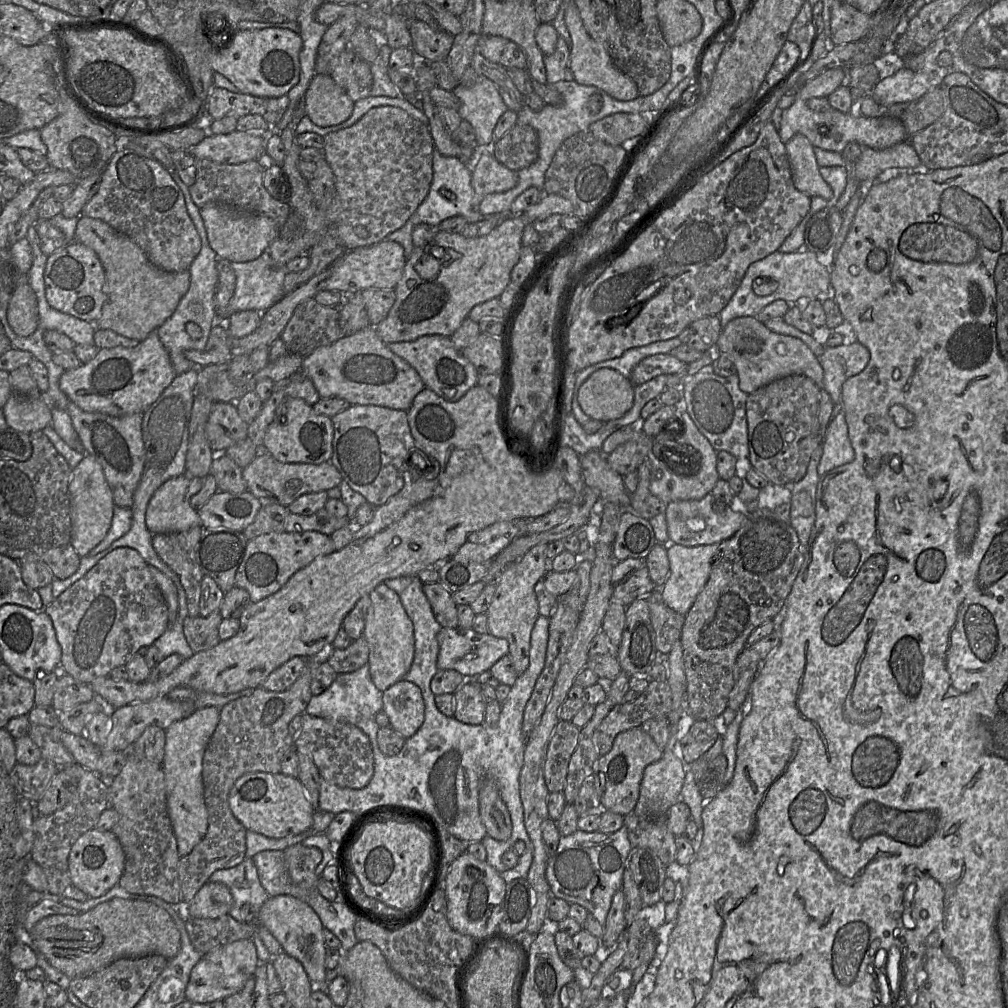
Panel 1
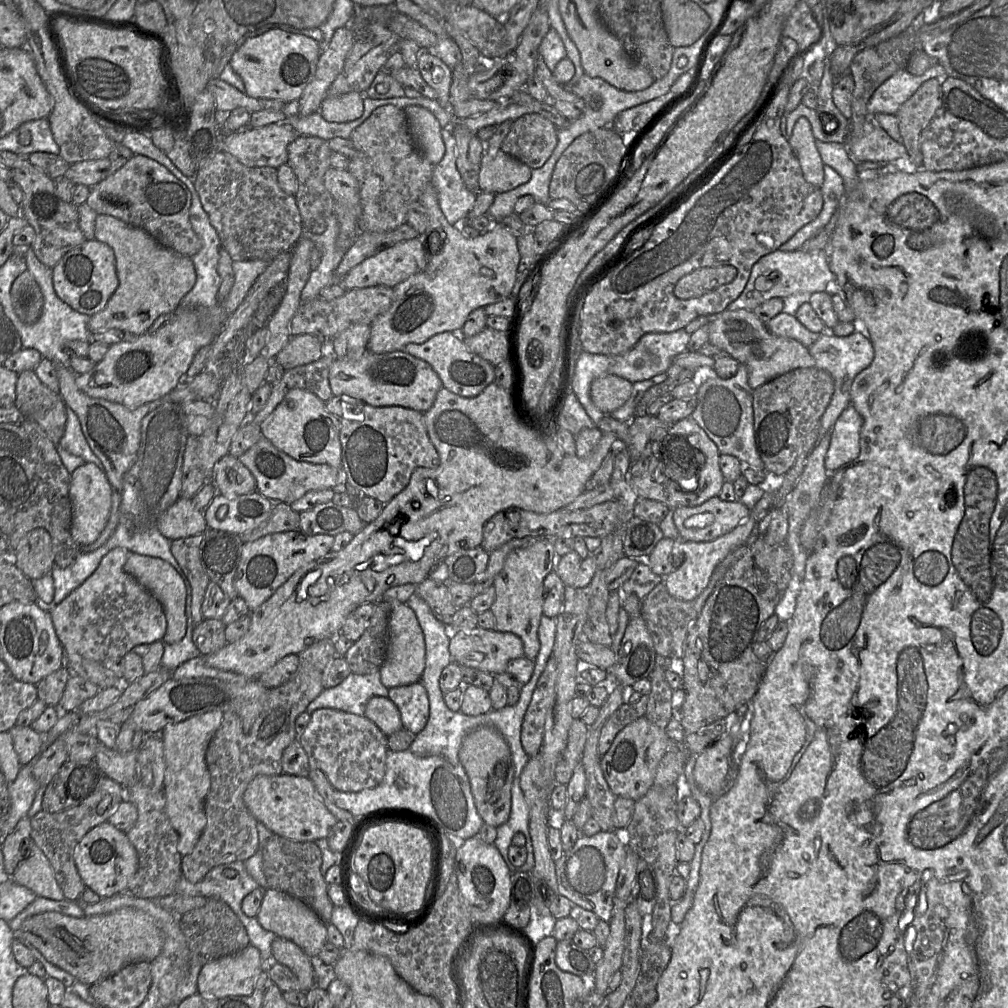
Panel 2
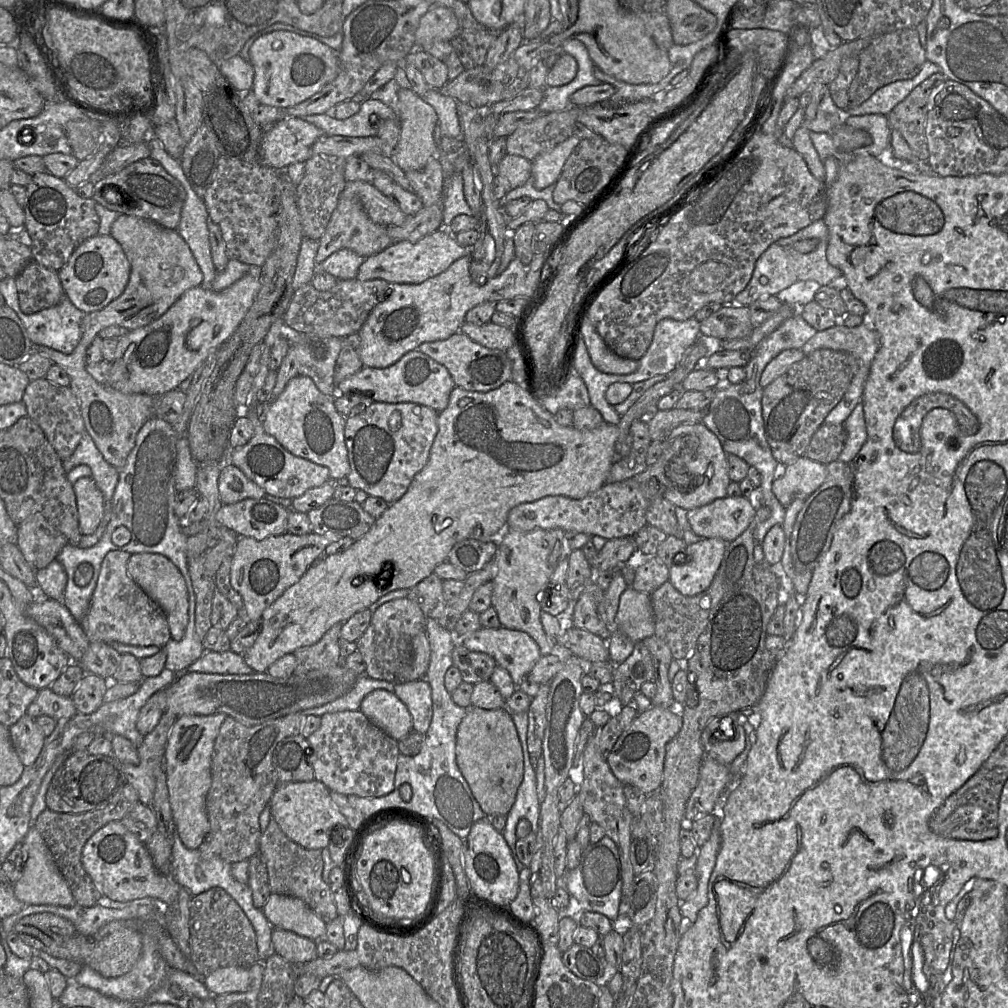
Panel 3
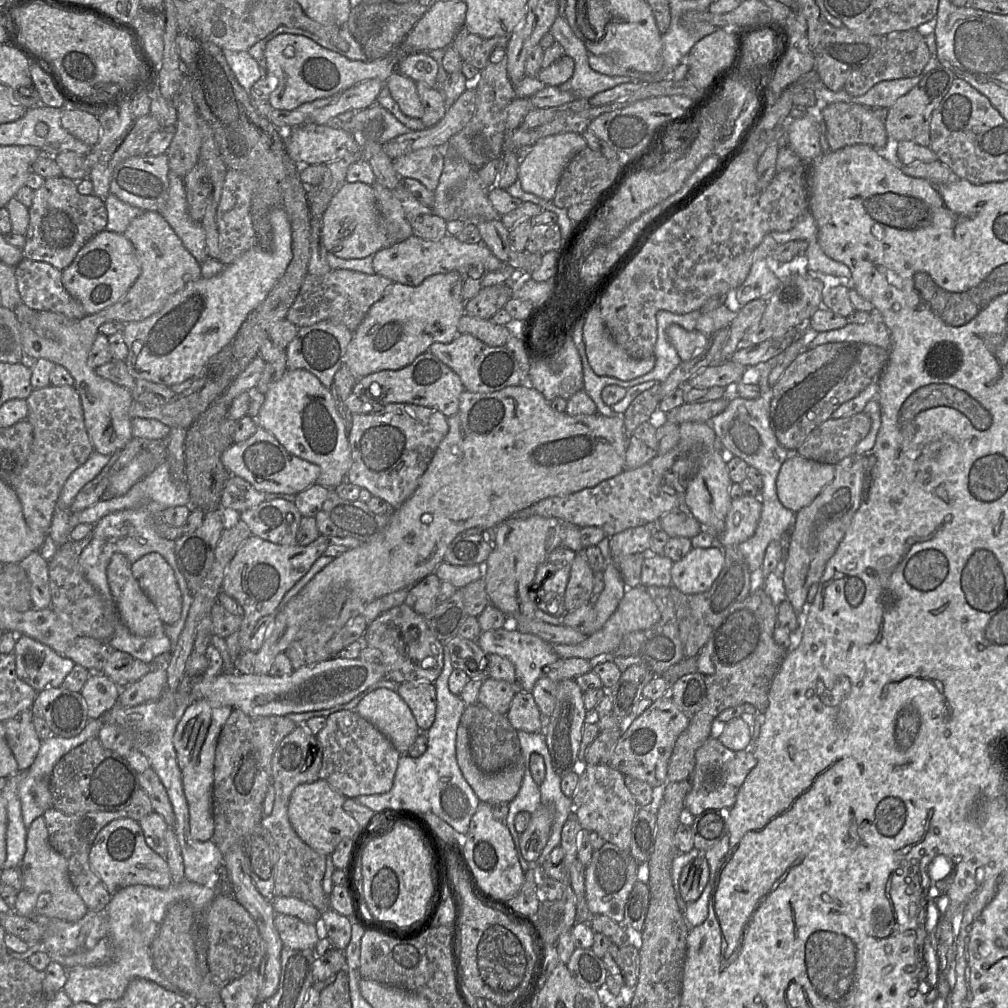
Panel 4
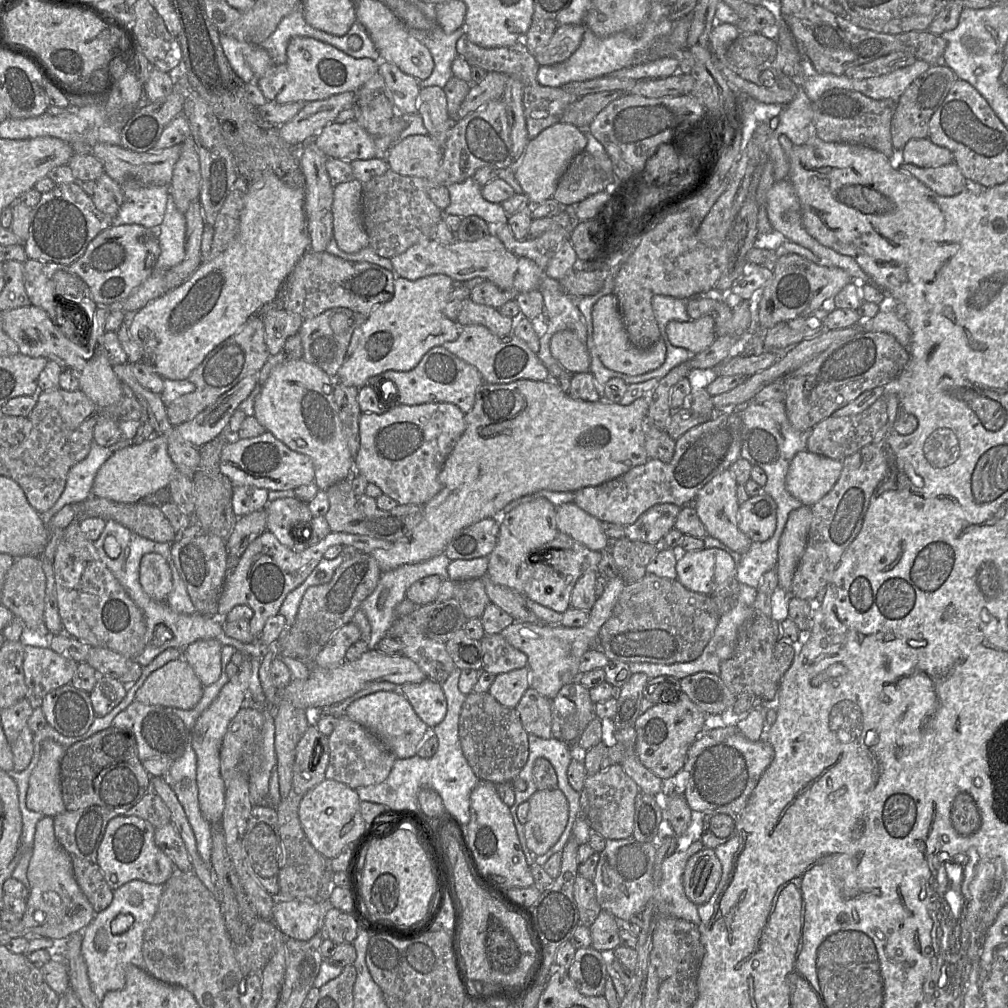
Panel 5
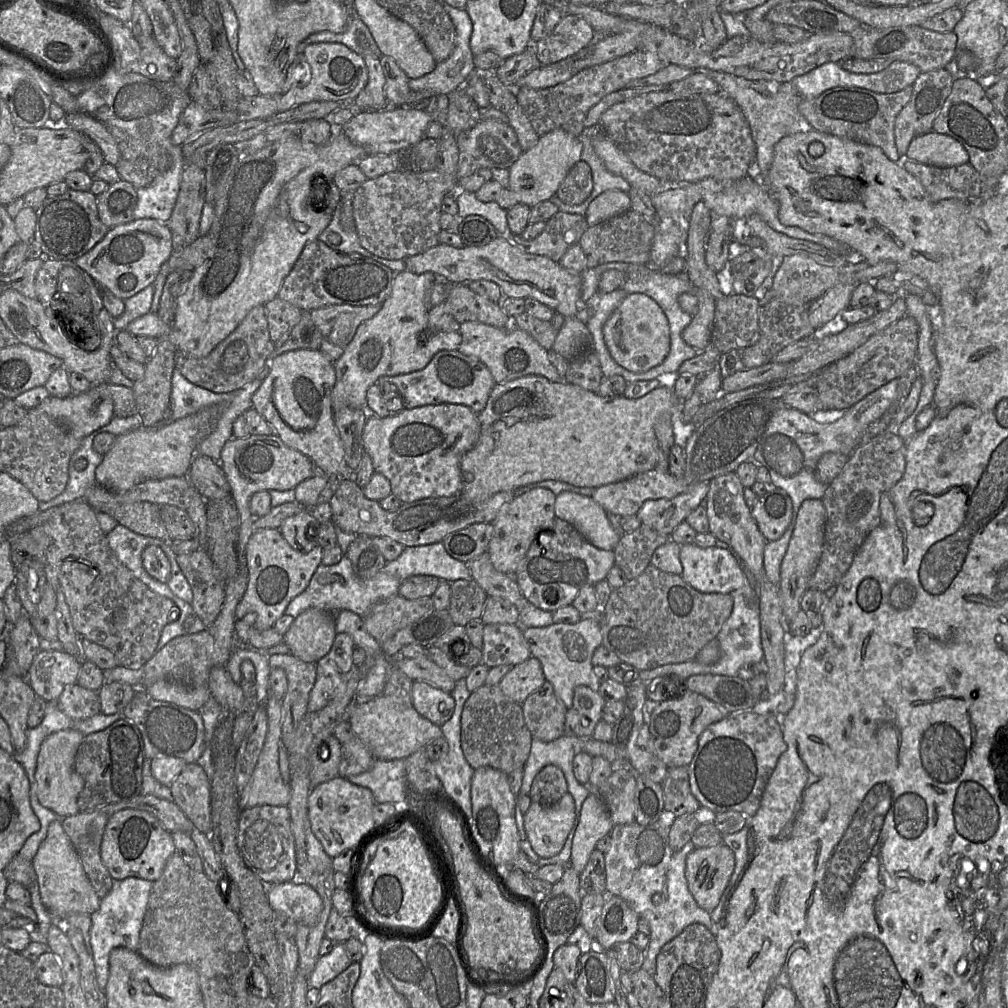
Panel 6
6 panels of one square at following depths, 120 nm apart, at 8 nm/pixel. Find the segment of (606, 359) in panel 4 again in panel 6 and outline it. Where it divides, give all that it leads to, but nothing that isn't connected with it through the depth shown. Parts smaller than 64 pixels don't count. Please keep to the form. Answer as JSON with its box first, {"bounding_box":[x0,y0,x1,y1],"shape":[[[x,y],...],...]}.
{"bounding_box":[603,294,670,373],"shape":[[[629,294],[603,326],[603,338],[613,360],[633,373],[647,372],[661,364],[670,350],[667,317],[660,306],[645,294]]]}

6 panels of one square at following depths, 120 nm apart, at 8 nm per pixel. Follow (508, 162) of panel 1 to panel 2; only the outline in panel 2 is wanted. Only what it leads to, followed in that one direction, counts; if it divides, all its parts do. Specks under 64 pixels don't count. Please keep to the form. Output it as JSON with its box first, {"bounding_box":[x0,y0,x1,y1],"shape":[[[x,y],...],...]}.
{"bounding_box":[500,113,558,169],"shape":[[[528,113],[513,121],[500,150],[531,169],[537,169],[554,151],[558,141],[557,131],[550,120]]]}

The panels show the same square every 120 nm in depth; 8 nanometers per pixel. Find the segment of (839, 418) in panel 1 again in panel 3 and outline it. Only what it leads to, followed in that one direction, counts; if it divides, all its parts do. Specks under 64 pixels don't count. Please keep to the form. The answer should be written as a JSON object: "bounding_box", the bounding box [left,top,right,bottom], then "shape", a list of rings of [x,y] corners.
{"bounding_box":[838,403,867,464],"shape":[[[862,403],[856,405],[850,416],[842,425],[847,432],[847,439],[838,457],[838,461],[848,464],[857,456],[867,439]]]}

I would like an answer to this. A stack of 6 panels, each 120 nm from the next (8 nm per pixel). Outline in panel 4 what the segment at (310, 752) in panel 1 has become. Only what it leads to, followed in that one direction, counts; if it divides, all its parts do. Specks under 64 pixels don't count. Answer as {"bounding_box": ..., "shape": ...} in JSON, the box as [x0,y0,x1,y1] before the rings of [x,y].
{"bounding_box":[316,710,401,798],"shape":[[[342,710],[329,715],[324,728],[316,735],[316,740],[322,752],[319,779],[326,781],[337,792],[346,798],[356,798],[385,794],[391,790],[401,754],[387,737],[355,711]]]}

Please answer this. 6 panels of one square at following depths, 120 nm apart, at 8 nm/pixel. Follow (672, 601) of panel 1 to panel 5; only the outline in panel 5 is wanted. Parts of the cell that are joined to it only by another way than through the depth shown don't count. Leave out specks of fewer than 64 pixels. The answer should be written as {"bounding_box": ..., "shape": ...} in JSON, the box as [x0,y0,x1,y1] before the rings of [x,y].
{"bounding_box":[676,548,736,595],"shape":[[[719,548],[681,552],[676,563],[677,580],[690,591],[705,595],[736,577],[736,571],[735,560]]]}

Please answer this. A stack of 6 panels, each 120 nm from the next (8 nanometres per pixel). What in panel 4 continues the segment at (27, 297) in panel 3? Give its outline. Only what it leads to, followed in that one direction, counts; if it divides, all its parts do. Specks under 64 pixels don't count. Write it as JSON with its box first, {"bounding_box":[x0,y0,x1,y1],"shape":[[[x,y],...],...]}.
{"bounding_box":[15,258,87,319],"shape":[[[23,258],[15,267],[22,302],[36,311],[52,311],[70,319],[87,314],[62,283],[62,271],[43,261]]]}

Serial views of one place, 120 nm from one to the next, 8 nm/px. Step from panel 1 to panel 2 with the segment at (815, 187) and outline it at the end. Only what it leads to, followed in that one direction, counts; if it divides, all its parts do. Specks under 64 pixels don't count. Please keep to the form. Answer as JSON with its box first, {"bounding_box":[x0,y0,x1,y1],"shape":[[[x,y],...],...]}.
{"bounding_box":[788,118,824,188],"shape":[[[807,118],[797,120],[788,142],[800,163],[804,179],[821,188],[824,182],[824,164],[815,146],[815,138]]]}

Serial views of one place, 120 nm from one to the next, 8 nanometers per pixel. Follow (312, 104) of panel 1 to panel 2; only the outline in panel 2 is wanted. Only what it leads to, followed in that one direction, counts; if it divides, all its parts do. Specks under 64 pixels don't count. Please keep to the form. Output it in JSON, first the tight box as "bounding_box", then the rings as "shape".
{"bounding_box":[318,92,363,123],"shape":[[[349,92],[339,96],[327,96],[318,111],[328,122],[344,123],[355,120],[363,113],[362,94]]]}

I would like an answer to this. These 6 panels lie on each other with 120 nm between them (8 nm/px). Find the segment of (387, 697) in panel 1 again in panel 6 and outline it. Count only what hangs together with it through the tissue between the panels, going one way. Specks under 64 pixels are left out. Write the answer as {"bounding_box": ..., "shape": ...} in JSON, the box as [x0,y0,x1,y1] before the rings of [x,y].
{"bounding_box":[412,681,455,727],"shape":[[[414,681],[412,706],[425,719],[441,727],[453,715],[455,700],[450,693],[423,681]]]}

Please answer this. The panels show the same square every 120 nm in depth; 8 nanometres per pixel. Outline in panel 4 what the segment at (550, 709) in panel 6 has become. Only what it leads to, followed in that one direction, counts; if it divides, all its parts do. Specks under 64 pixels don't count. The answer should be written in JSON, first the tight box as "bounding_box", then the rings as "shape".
{"bounding_box":[506,690,544,733],"shape":[[[518,690],[506,716],[517,731],[540,733],[544,730],[544,717],[531,692]]]}

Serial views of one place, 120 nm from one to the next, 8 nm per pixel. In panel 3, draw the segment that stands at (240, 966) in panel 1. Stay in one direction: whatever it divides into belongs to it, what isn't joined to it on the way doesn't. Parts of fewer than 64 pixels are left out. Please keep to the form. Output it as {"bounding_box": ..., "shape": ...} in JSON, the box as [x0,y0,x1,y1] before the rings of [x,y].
{"bounding_box":[203,968,250,996],"shape":[[[219,968],[205,976],[203,982],[213,996],[246,992],[250,989],[249,968]]]}

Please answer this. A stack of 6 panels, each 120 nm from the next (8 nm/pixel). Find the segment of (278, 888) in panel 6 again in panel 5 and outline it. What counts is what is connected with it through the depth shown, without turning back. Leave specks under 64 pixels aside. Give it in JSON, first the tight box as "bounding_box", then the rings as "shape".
{"bounding_box":[272,900,323,941],"shape":[[[277,900],[272,920],[286,938],[308,941],[319,932],[323,903],[316,901]]]}

